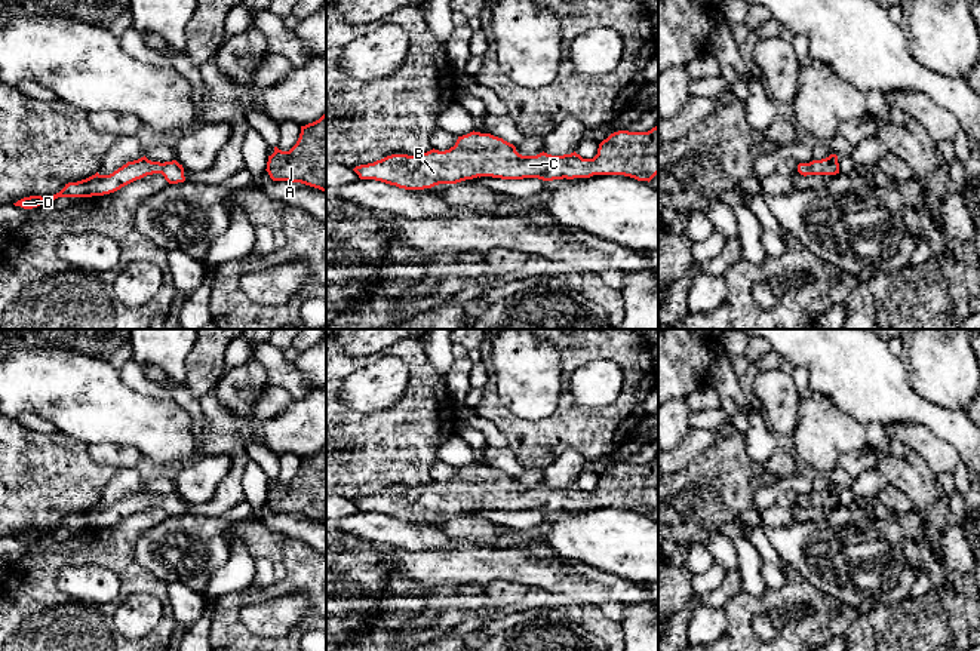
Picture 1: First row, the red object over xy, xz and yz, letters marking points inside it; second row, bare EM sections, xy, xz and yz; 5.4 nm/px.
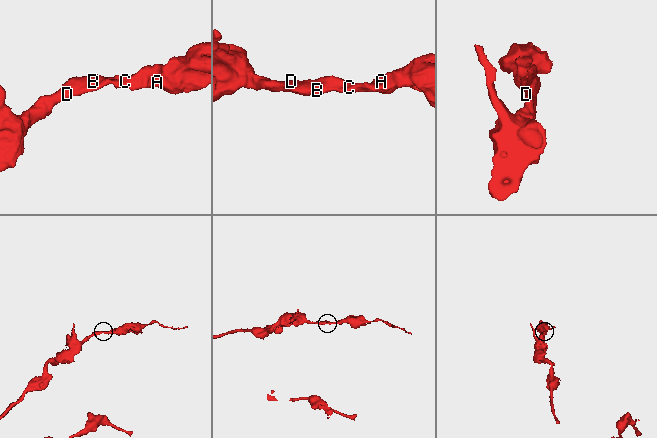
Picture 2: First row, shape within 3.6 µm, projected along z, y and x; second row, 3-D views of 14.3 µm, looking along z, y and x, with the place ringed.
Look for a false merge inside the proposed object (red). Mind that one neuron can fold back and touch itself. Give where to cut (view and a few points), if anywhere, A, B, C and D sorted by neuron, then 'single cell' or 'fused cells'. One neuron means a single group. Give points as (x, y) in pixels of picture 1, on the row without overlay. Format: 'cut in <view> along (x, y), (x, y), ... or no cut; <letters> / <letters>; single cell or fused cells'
no cut; A B C D; single cell

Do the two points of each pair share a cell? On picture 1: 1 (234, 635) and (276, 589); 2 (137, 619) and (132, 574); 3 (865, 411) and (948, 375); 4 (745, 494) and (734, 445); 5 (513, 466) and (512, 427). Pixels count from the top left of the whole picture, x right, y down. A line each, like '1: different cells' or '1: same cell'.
1: same cell
2: different cells
3: different cells
4: same cell
5: different cells

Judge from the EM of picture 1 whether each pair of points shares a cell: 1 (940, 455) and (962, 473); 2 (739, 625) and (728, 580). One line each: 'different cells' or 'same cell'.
1: different cells
2: different cells

